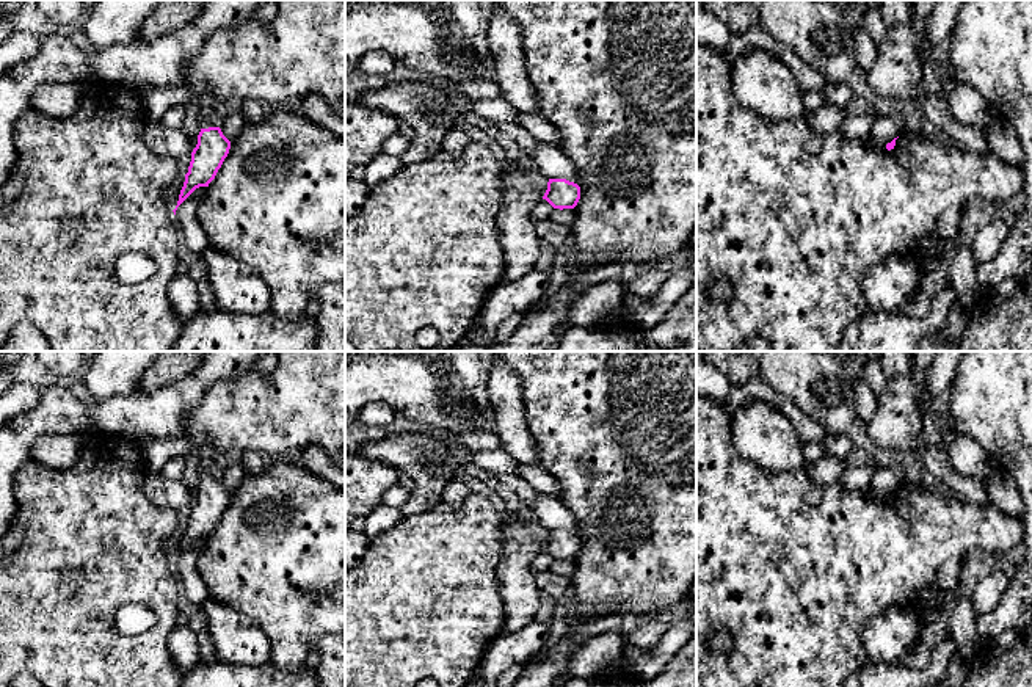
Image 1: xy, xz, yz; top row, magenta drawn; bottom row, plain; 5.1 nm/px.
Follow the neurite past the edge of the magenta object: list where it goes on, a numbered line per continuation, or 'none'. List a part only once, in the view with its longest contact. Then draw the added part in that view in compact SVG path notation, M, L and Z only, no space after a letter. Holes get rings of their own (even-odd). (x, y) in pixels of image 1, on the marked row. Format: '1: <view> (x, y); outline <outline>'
1: xy (207, 104); outline M210 93L201 96L199 110L201 110L201 129L212 127L212 114L215 113L220 104Z

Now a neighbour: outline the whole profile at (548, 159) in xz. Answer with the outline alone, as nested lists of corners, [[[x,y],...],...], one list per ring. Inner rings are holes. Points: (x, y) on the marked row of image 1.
[[[538,140],[527,157],[532,160],[532,166],[547,179],[566,179],[577,184],[577,169],[558,146]]]

